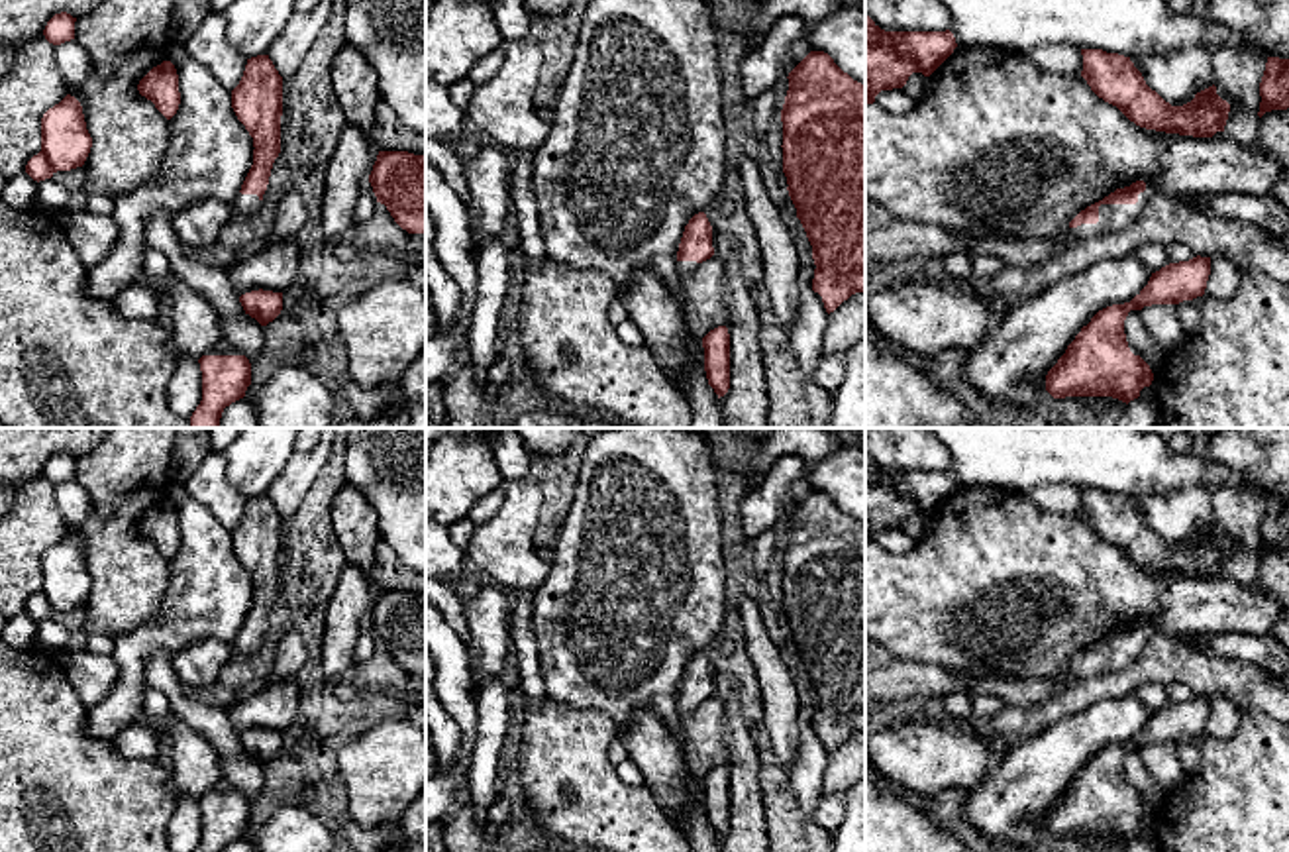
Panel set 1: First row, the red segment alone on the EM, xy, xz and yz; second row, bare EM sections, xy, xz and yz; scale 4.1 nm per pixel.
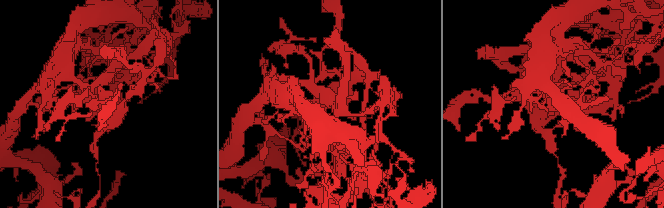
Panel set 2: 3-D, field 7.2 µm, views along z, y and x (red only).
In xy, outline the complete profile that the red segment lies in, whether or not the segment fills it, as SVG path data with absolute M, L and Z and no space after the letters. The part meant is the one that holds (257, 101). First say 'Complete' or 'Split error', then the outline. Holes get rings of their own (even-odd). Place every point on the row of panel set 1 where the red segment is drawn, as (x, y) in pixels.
Split error. M269 55L247 59L239 84L232 90L232 108L253 137L253 165L232 202L233 214L255 214L281 153L283 77Z

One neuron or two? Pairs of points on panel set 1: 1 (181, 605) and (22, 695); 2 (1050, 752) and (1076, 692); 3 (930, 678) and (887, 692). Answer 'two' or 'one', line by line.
1: two
2: two
3: one

